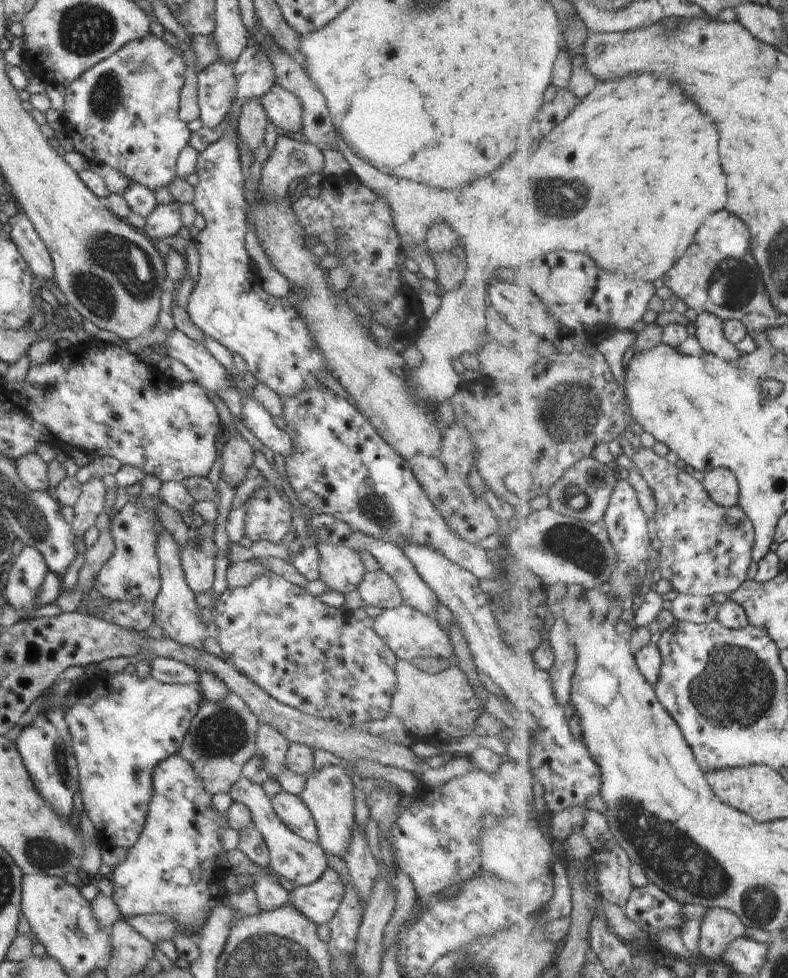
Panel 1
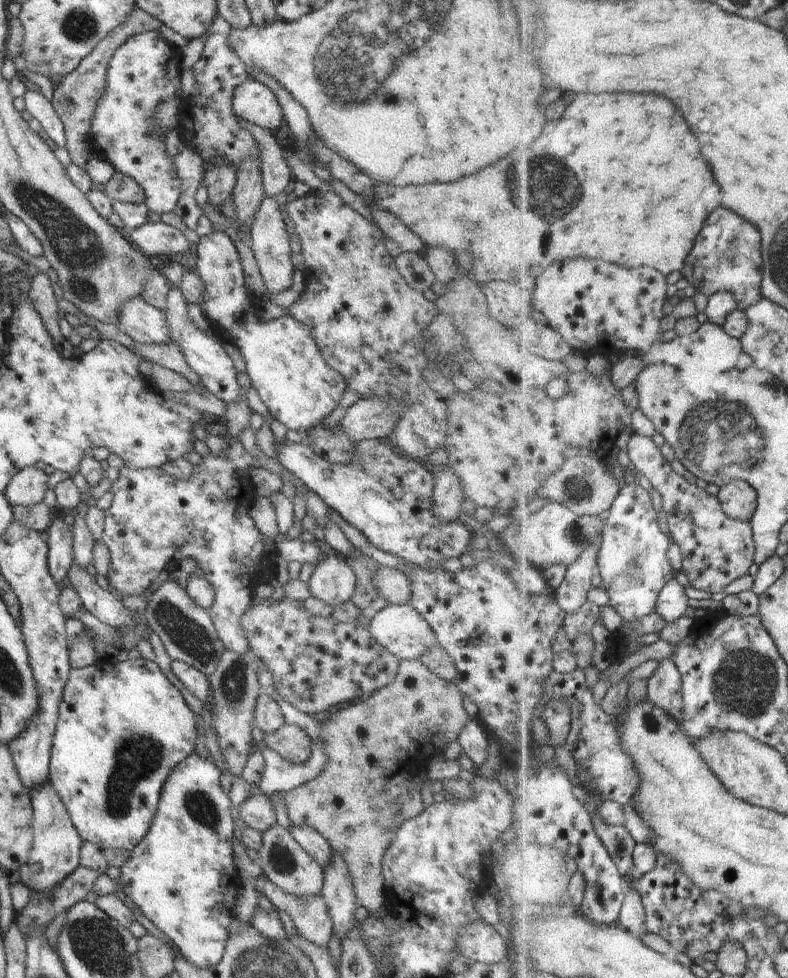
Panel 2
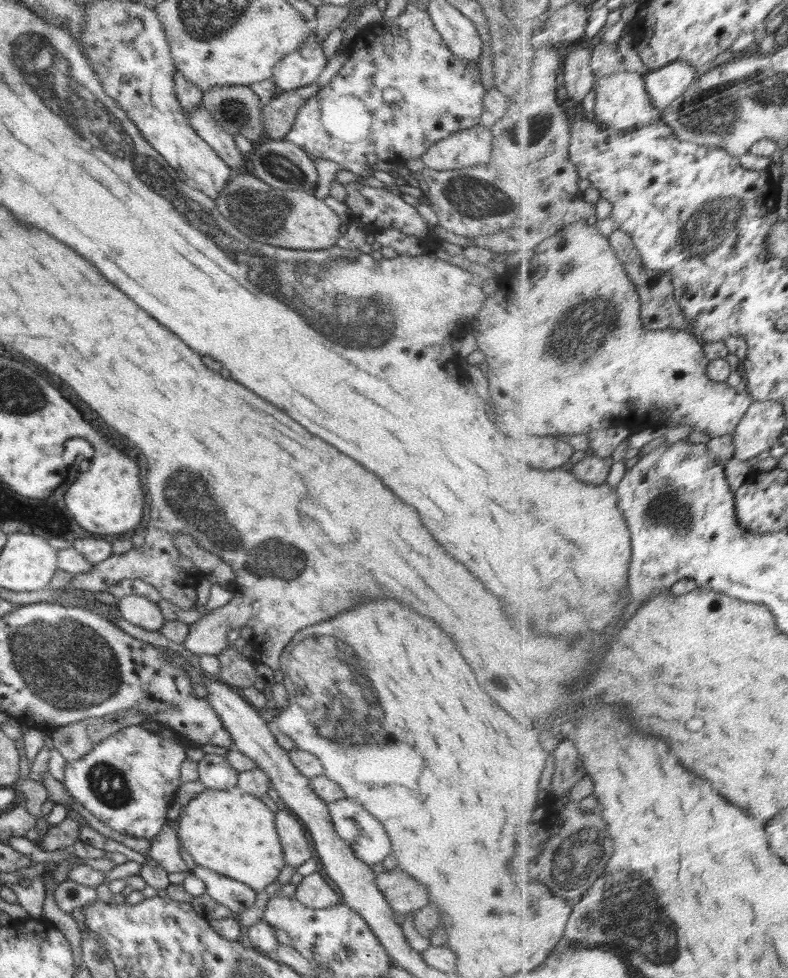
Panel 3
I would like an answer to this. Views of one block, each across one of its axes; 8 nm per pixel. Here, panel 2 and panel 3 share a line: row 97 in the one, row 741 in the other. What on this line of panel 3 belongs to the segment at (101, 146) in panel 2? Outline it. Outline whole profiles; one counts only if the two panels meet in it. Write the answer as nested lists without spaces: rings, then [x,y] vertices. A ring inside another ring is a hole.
[[[132,725],[98,743],[76,761],[66,761],[63,784],[72,798],[112,830],[136,838],[151,839],[160,833],[162,825],[169,820],[166,816],[168,804],[174,802],[174,796],[182,783],[180,770],[187,758],[186,749],[181,742],[171,742],[139,725]]]

